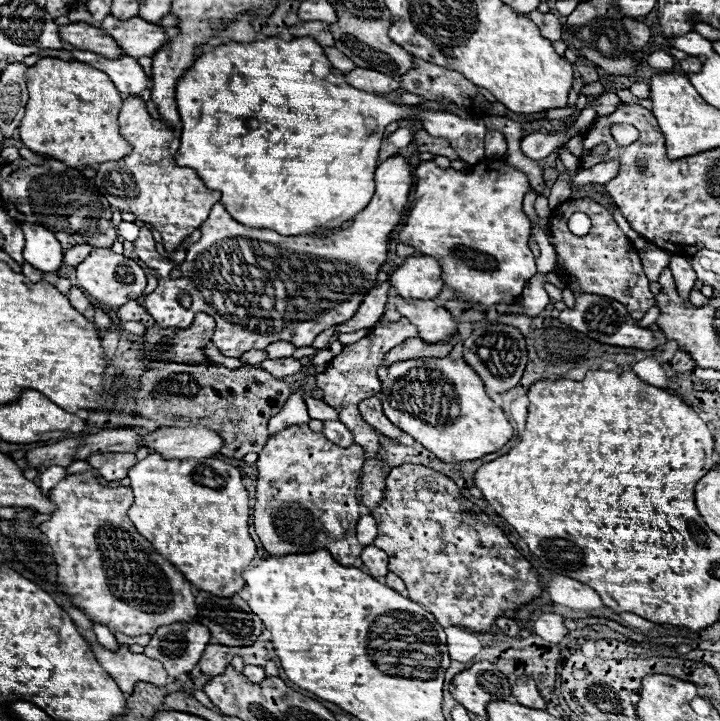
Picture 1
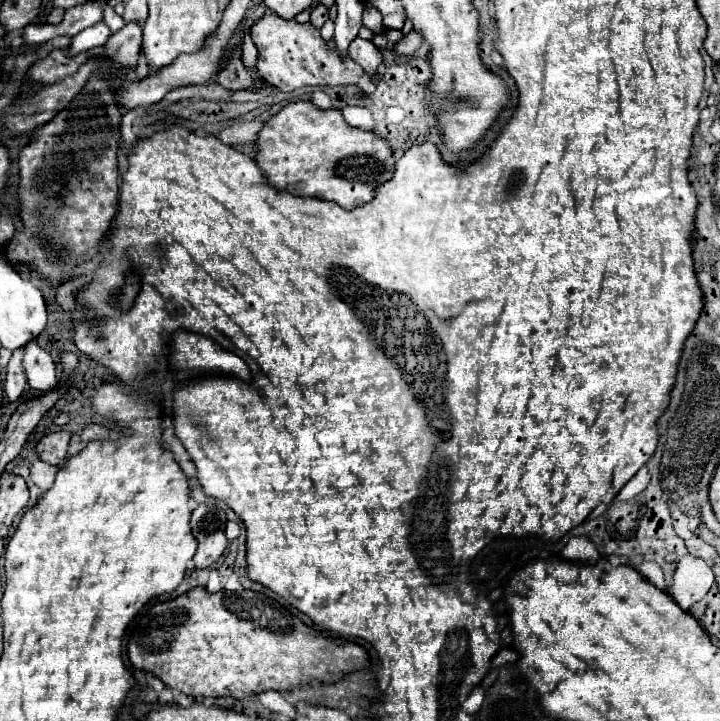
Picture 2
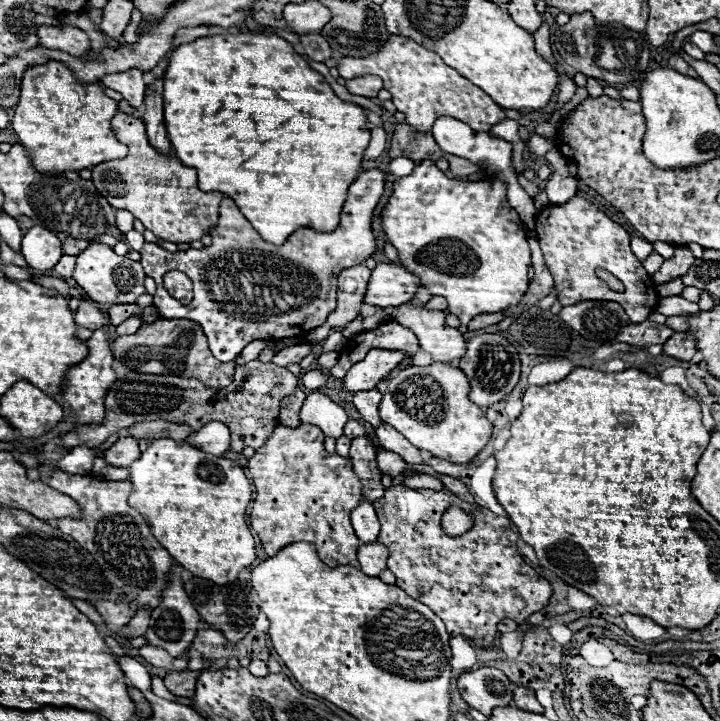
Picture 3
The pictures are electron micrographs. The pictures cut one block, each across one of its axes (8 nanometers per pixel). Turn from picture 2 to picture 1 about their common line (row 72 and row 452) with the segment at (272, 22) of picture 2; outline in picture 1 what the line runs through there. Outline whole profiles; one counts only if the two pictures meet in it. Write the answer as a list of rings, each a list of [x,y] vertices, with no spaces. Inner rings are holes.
[[[308,424],[288,426],[268,438],[258,454],[258,488],[254,506],[254,532],[270,554],[308,554],[316,550],[330,550],[334,560],[342,566],[362,568],[362,546],[356,540],[356,524],[360,518],[360,504],[356,500],[358,474],[362,470],[362,448],[340,448],[326,440],[322,432],[312,432]]]

